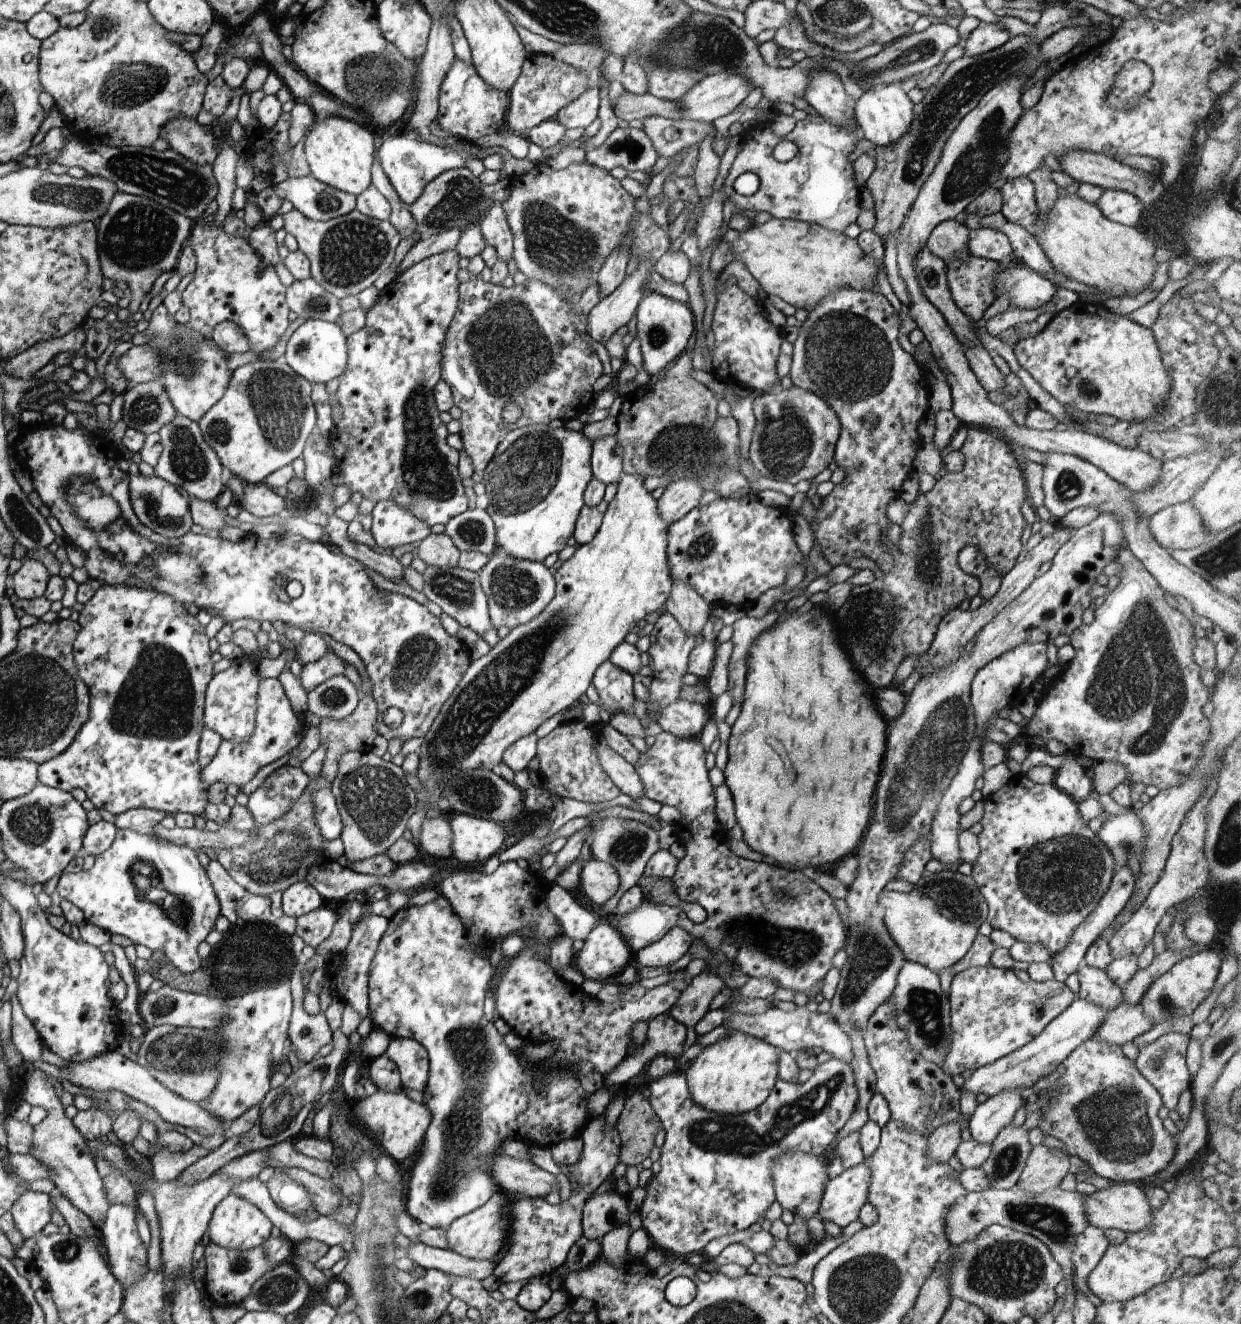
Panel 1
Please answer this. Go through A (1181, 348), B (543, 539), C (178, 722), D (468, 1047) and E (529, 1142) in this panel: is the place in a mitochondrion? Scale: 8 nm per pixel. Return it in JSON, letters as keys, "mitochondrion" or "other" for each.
{"A":"other","B":"other","C":"mitochondrion","D":"mitochondrion","E":"other"}

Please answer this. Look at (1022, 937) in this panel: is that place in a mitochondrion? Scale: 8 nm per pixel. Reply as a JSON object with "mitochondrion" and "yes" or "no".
{"mitochondrion":"no"}

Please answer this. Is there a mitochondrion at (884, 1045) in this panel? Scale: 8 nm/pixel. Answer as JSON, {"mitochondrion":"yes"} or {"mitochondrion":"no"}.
{"mitochondrion":"no"}

